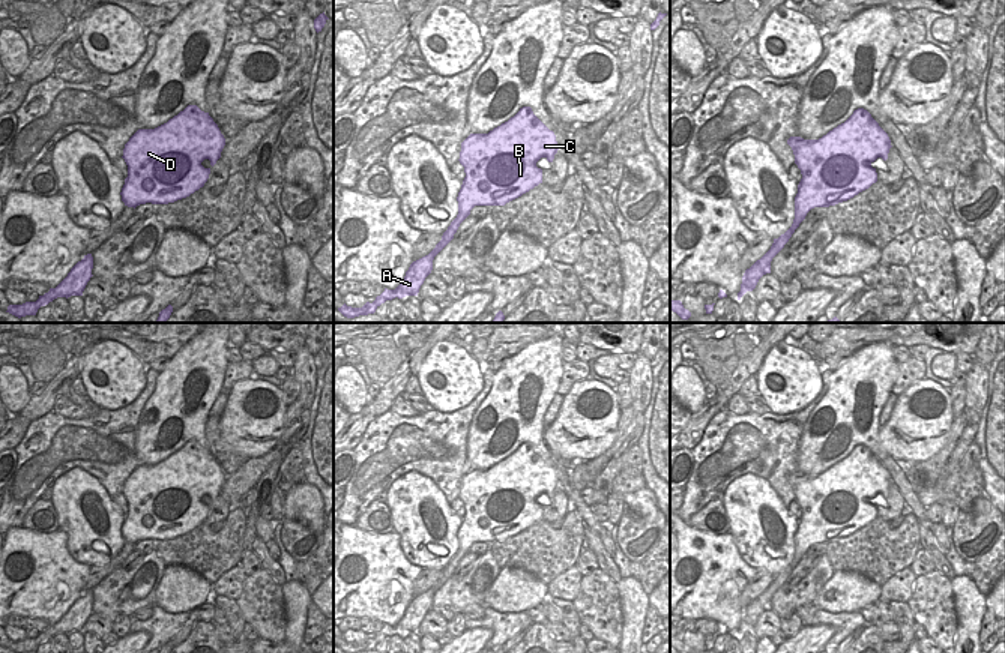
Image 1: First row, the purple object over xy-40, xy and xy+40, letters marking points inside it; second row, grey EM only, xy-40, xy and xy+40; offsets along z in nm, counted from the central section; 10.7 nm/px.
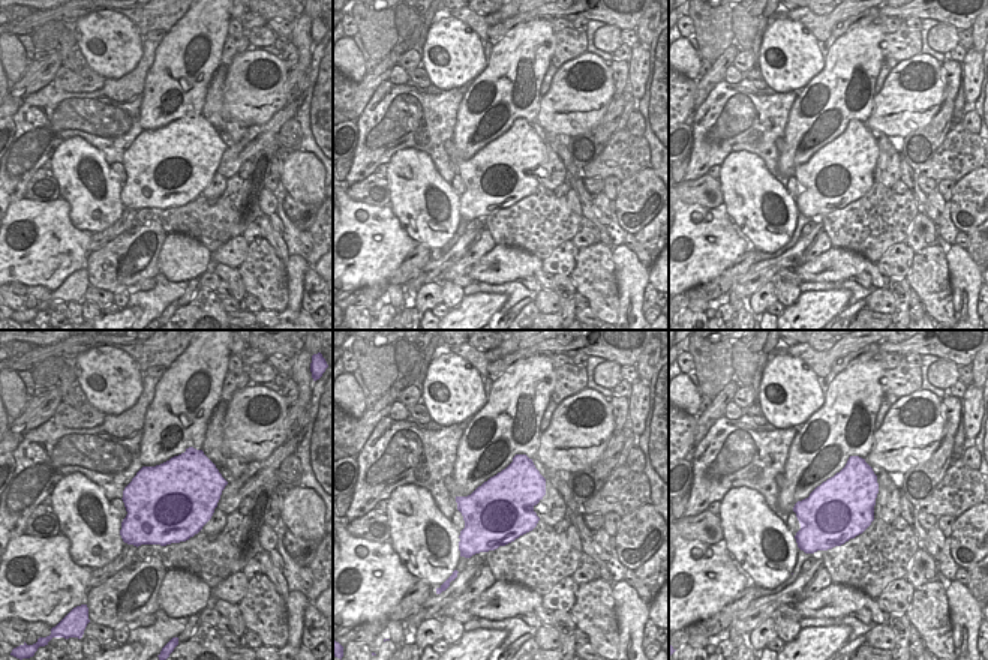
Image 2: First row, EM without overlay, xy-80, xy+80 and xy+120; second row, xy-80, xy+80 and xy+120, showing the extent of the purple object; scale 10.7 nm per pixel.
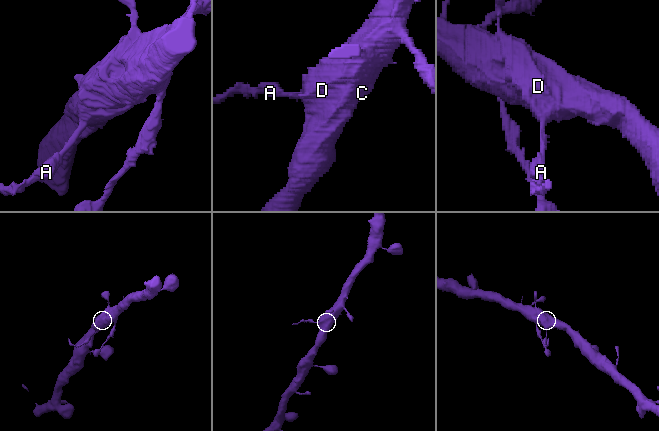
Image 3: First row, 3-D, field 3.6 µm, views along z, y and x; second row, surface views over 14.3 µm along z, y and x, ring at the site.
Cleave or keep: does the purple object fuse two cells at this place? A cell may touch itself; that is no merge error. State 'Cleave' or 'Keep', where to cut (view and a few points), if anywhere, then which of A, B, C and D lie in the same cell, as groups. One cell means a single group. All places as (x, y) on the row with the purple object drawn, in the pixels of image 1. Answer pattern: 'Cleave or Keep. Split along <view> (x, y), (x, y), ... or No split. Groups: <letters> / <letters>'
Cleave. Split along xy+40 (795, 215), (793, 228). Groups: A / B C D.

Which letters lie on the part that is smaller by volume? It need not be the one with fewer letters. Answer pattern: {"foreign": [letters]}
{"foreign": ["A"]}

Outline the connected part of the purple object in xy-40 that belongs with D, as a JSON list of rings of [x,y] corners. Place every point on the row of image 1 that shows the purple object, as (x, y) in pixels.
[[[188,105],[155,129],[138,129],[123,149],[128,177],[122,201],[135,209],[189,197],[209,179],[210,168],[201,162],[209,159],[213,167],[224,146],[218,125],[197,105]]]

